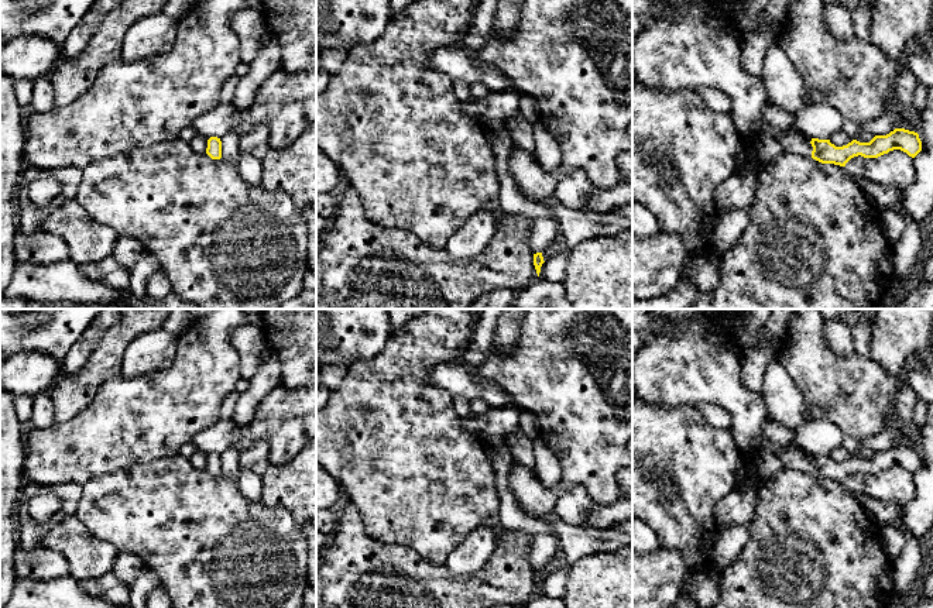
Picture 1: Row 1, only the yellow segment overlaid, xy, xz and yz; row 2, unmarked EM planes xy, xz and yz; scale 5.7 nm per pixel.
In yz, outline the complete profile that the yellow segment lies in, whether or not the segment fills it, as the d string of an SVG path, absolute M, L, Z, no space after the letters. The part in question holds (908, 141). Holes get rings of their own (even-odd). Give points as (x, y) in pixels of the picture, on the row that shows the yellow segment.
M895 128L886 135L875 135L869 142L853 140L843 147L836 147L830 140L806 137L799 131L782 131L775 138L785 152L840 166L845 166L851 158L858 155L864 158L878 158L889 151L901 150L915 158L922 151L919 134L905 128Z

